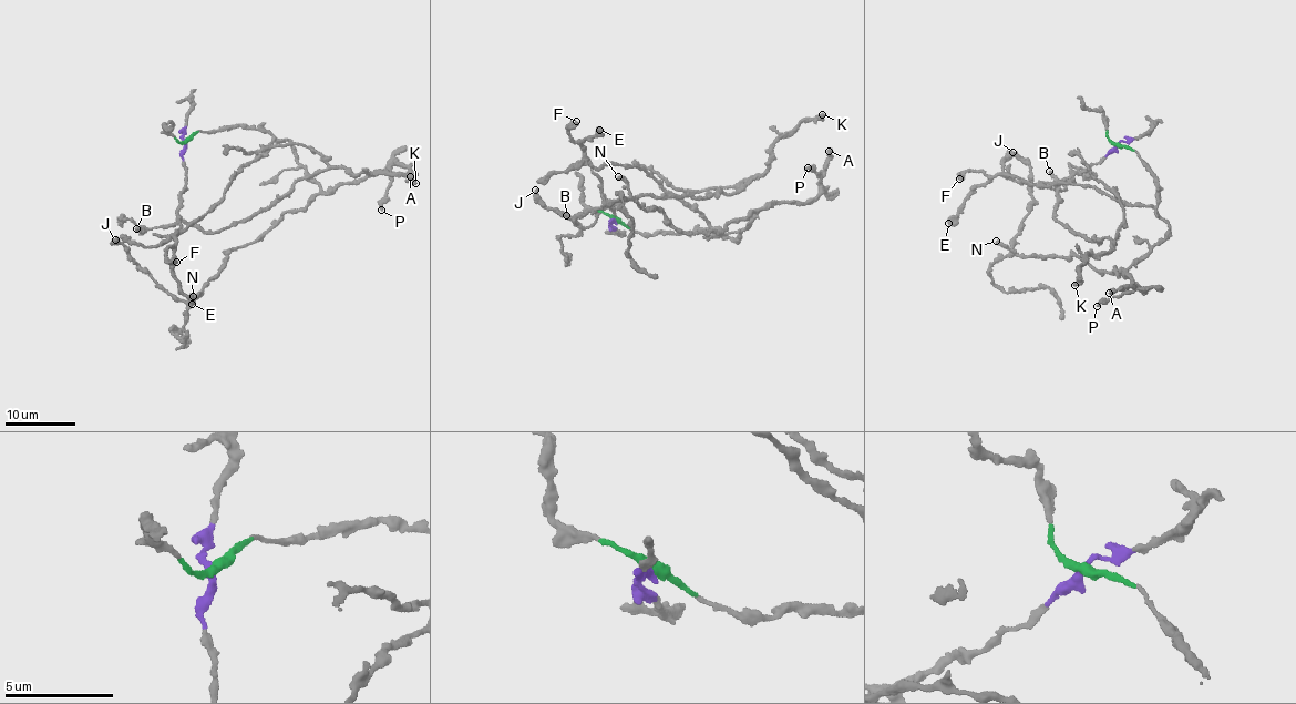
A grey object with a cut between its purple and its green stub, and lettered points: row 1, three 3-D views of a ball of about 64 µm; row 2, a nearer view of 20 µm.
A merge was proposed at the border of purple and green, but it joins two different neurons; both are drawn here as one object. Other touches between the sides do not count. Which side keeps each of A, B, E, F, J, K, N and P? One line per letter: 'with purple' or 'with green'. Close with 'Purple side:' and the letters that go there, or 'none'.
A: with green
B: with purple
E: with purple
F: with purple
J: with green
K: with purple
N: with green
P: with green
Purple side: B, E, F, K

